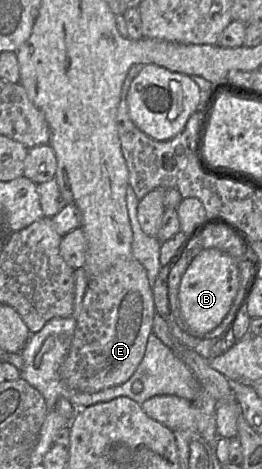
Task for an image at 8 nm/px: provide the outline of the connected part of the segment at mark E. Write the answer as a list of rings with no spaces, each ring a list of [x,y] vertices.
[[[133,256],[121,257],[103,272],[89,278],[70,350],[59,368],[61,381],[69,388],[84,393],[96,393],[125,383],[143,359],[154,315],[153,291],[146,270]]]

